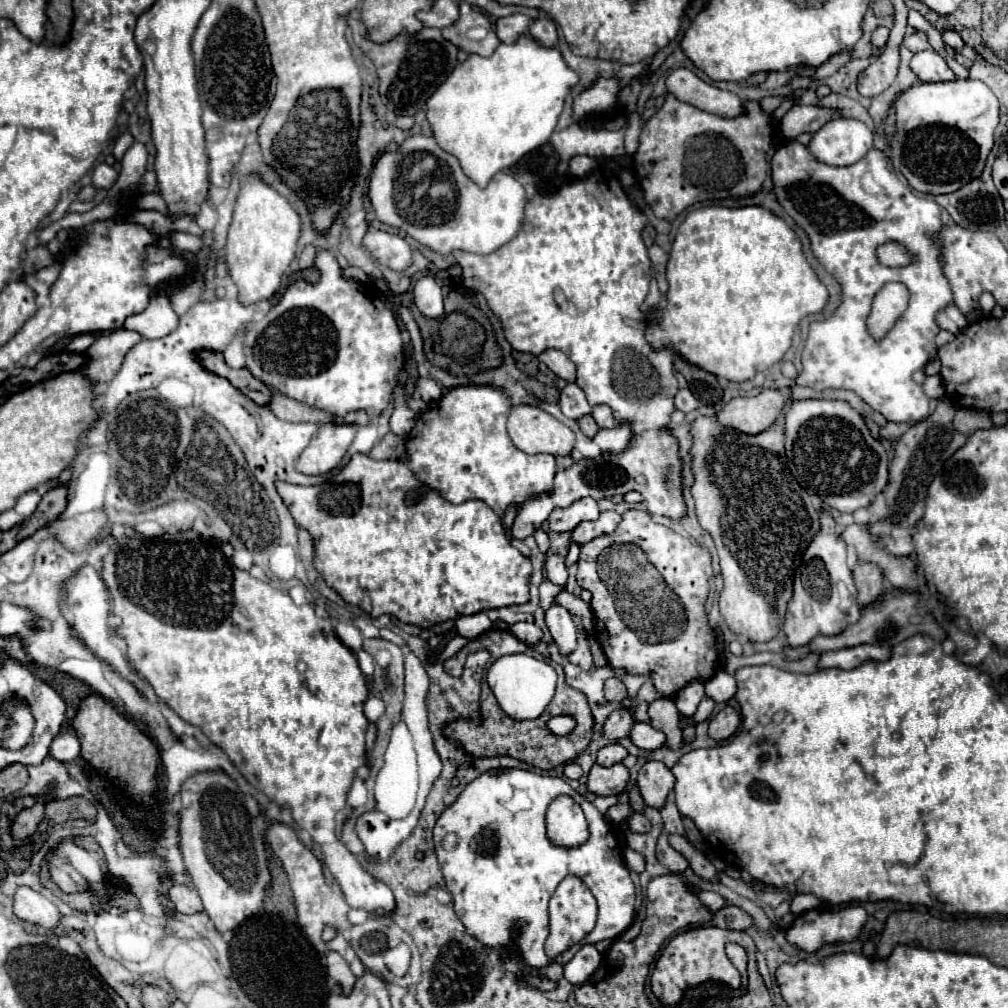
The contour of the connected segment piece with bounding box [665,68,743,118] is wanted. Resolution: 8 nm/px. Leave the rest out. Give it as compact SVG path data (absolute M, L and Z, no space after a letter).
M687 68L673 70L667 76L665 84L667 84L667 92L673 94L677 100L683 100L705 112L727 118L739 116L743 112L743 100L739 96L703 82Z

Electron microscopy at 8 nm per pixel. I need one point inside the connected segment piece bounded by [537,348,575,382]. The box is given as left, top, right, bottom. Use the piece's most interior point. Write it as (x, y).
(557, 361)

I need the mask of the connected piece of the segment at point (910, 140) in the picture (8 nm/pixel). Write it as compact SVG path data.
M981 80L917 82L895 98L897 128L889 140L889 162L915 192L957 192L981 176L997 124L999 100Z

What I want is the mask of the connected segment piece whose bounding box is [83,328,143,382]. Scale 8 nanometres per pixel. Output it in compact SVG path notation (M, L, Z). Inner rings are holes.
M125 328L97 336L93 346L87 350L91 360L89 360L89 364L83 366L83 370L87 372L89 378L93 378L97 382L111 380L119 372L119 368L125 360L125 354L135 344L139 344L139 340L143 340L143 336L139 332L131 332Z

